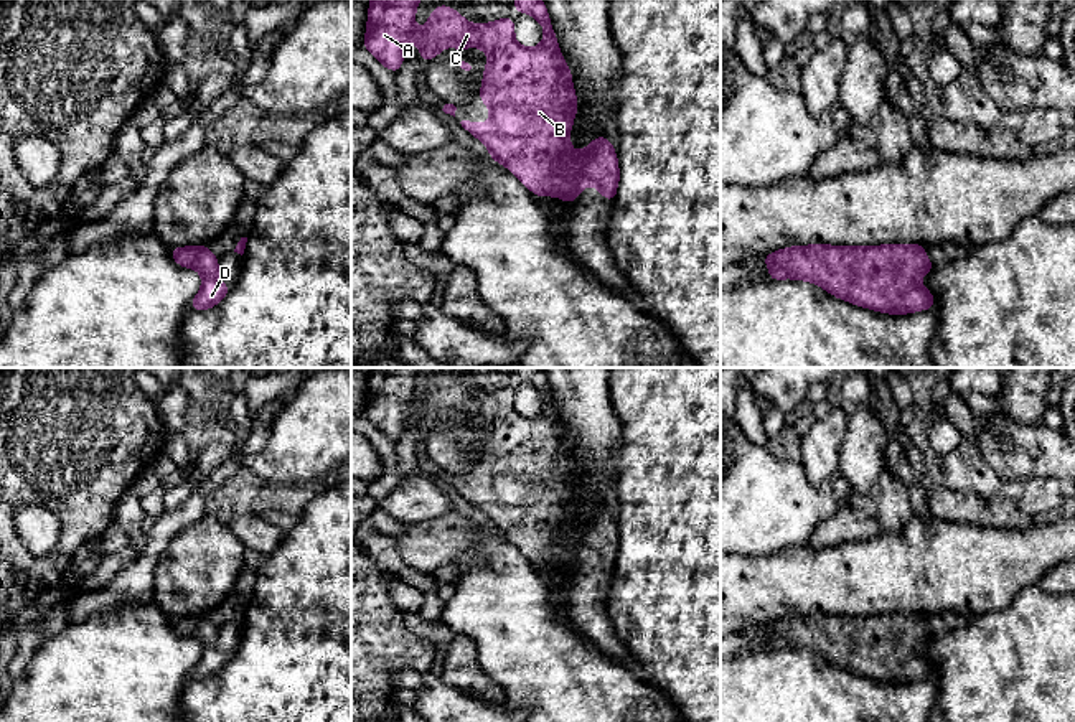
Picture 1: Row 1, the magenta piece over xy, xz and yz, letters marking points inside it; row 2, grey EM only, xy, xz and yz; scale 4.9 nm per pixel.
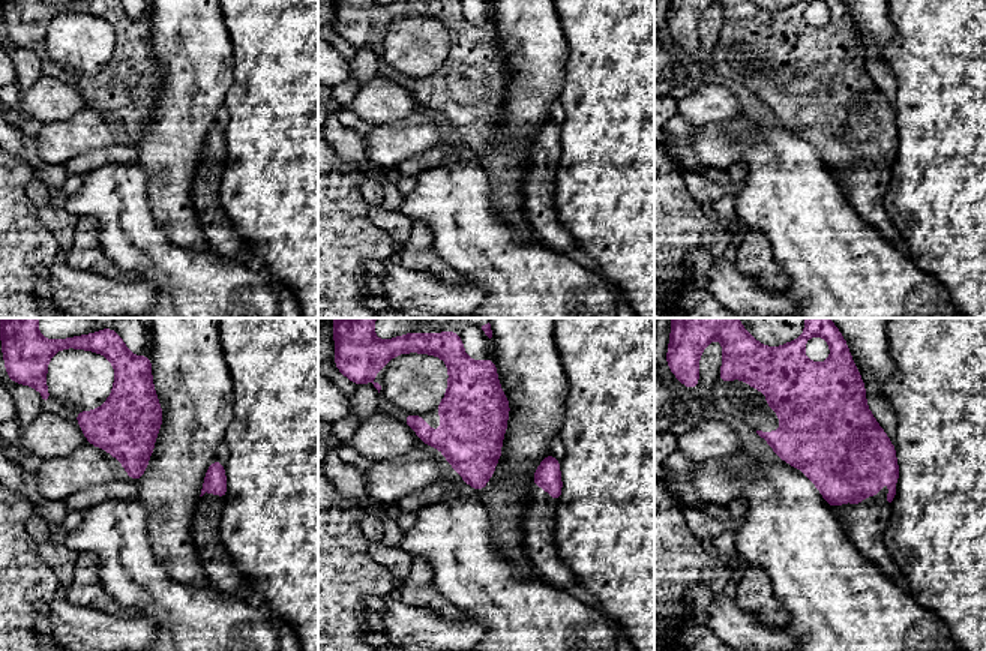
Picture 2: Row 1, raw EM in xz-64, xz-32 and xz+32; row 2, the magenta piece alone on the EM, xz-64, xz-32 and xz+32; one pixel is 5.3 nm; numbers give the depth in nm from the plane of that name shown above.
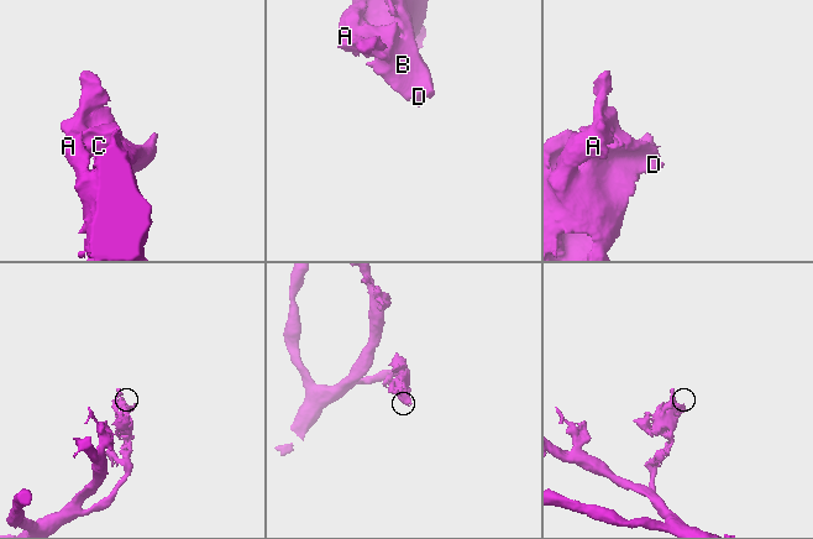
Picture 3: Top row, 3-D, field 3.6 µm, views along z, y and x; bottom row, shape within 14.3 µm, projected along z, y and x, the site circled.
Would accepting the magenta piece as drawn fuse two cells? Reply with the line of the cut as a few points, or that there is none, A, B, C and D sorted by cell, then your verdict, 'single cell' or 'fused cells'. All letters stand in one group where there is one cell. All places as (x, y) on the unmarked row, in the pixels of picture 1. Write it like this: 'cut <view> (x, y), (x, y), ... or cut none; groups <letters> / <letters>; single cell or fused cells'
cut none; groups A B C D; single cell

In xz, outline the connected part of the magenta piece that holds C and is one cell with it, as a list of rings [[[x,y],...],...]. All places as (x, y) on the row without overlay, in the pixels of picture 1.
[[[371,368],[368,397],[363,415],[389,440],[397,442],[404,432],[406,406],[420,419],[427,434],[447,415],[463,420],[478,415],[488,424],[483,455],[478,466],[490,476],[488,493],[462,490],[462,496],[481,509],[490,526],[508,536],[536,565],[559,565],[570,574],[584,554],[597,556],[613,572],[620,549],[617,521],[605,504],[594,508],[585,519],[570,521],[567,503],[572,498],[579,468],[572,457],[572,442],[559,420],[549,382],[541,368],[514,368],[516,381],[533,384],[544,397],[544,410],[538,417],[523,417],[514,409],[513,386],[485,394],[468,392],[448,374],[432,379],[422,399],[414,397],[415,376],[422,368]]]

